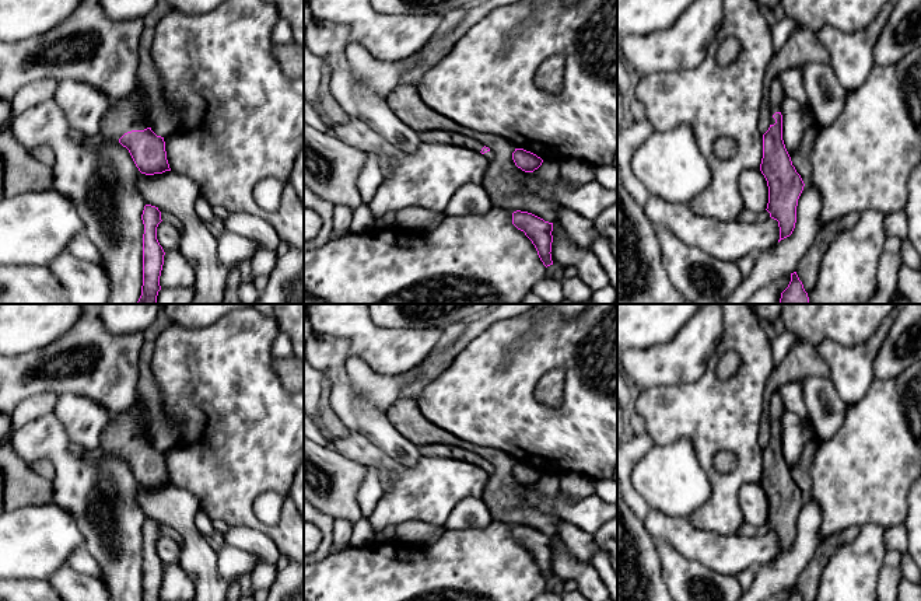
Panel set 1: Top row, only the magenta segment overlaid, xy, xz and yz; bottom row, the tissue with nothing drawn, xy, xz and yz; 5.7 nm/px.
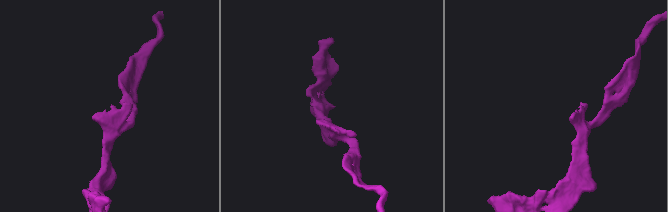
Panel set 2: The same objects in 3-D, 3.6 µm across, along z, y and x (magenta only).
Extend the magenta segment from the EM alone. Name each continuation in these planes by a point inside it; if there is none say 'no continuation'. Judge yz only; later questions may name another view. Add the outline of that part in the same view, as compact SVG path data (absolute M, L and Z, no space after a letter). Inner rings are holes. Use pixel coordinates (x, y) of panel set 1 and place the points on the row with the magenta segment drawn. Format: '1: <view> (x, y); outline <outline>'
1: yz (777, 94); outline M777 78L771 87L770 87L770 113L771 113L771 118L770 118L770 125L774 125L775 123L775 119L773 118L773 115L775 112L781 112L781 102L784 99L785 94L784 94L784 88L782 88L782 84L781 81Z

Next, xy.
1: xy (128, 114); outline M130 94L112 102L102 118L99 133L105 139L116 141L127 132L147 127L146 106L136 94Z

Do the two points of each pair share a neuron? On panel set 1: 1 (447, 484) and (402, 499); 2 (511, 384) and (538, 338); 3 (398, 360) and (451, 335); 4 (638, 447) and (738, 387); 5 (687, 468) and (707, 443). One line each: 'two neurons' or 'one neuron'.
1: one neuron
2: one neuron
3: two neurons
4: two neurons
5: two neurons

